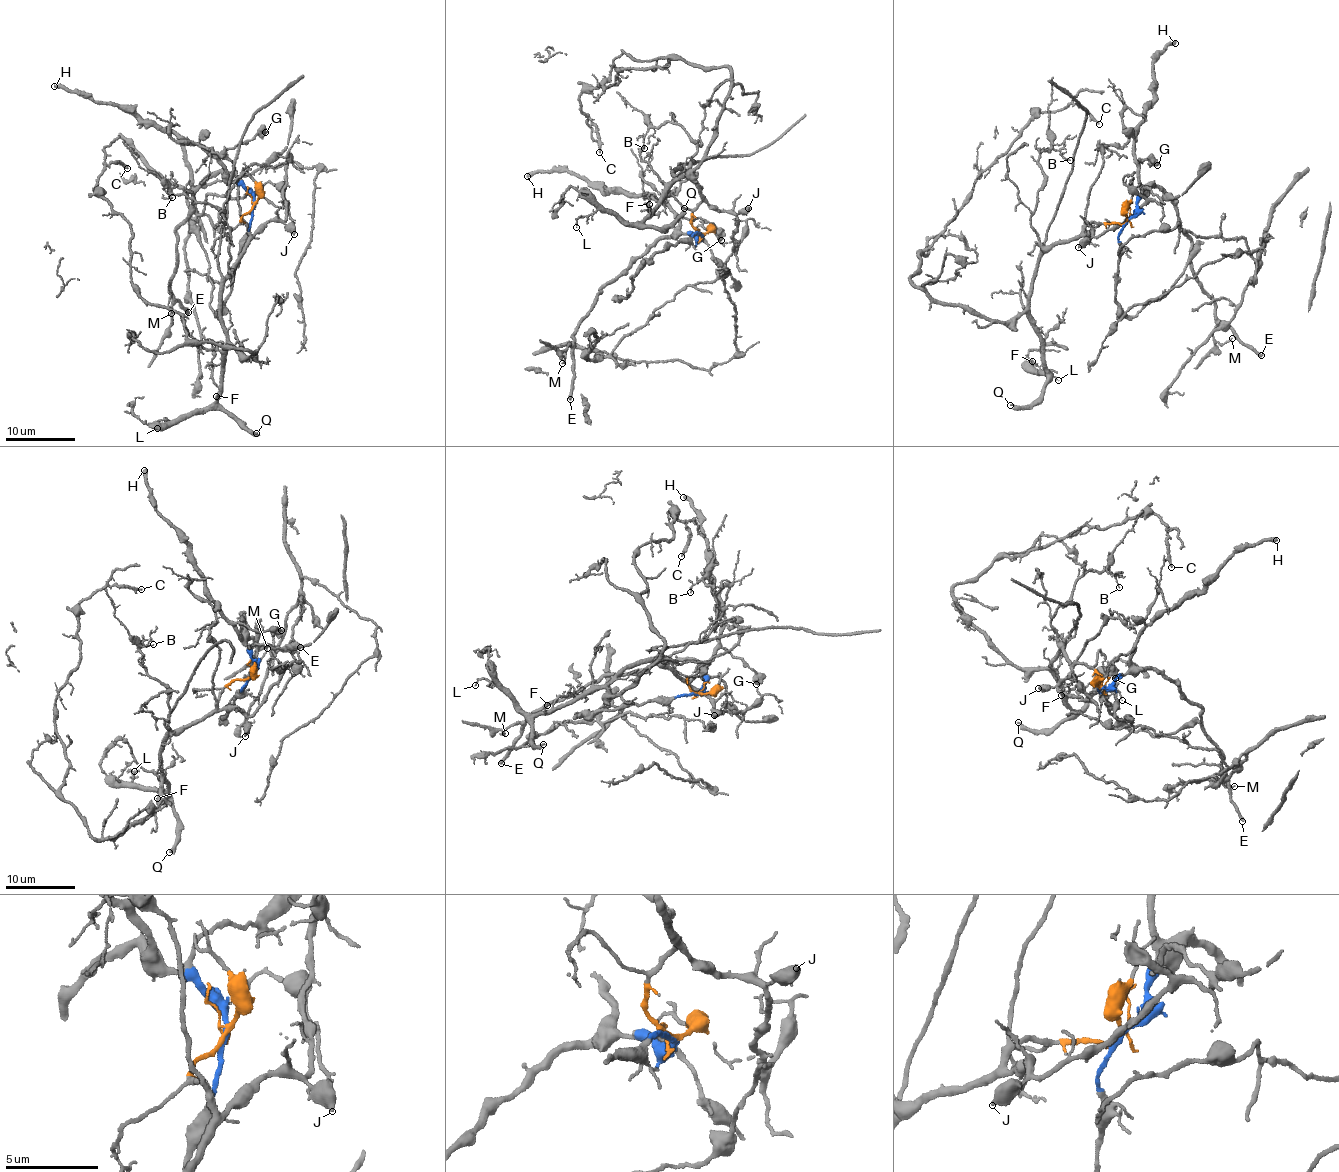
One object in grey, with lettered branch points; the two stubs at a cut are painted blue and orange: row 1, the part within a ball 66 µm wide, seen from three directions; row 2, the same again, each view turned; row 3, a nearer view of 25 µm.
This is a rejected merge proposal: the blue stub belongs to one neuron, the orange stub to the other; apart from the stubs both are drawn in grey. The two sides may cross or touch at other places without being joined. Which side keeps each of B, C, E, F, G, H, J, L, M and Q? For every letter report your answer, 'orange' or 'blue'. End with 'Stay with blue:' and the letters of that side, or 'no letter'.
B: orange
C: orange
E: blue
F: orange
G: blue
H: blue
J: orange
L: orange
M: blue
Q: orange
Stay with blue: E, G, H, M

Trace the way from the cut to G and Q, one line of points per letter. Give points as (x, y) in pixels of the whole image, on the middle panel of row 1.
G: (701, 234), (699, 238), (681, 231), (678, 216), (705, 220), (715, 226), (715, 232), (721, 240)
Q: (701, 232), (693, 225), (693, 209), (702, 201), (698, 183), (678, 169), (643, 221), (658, 229), (684, 208)

